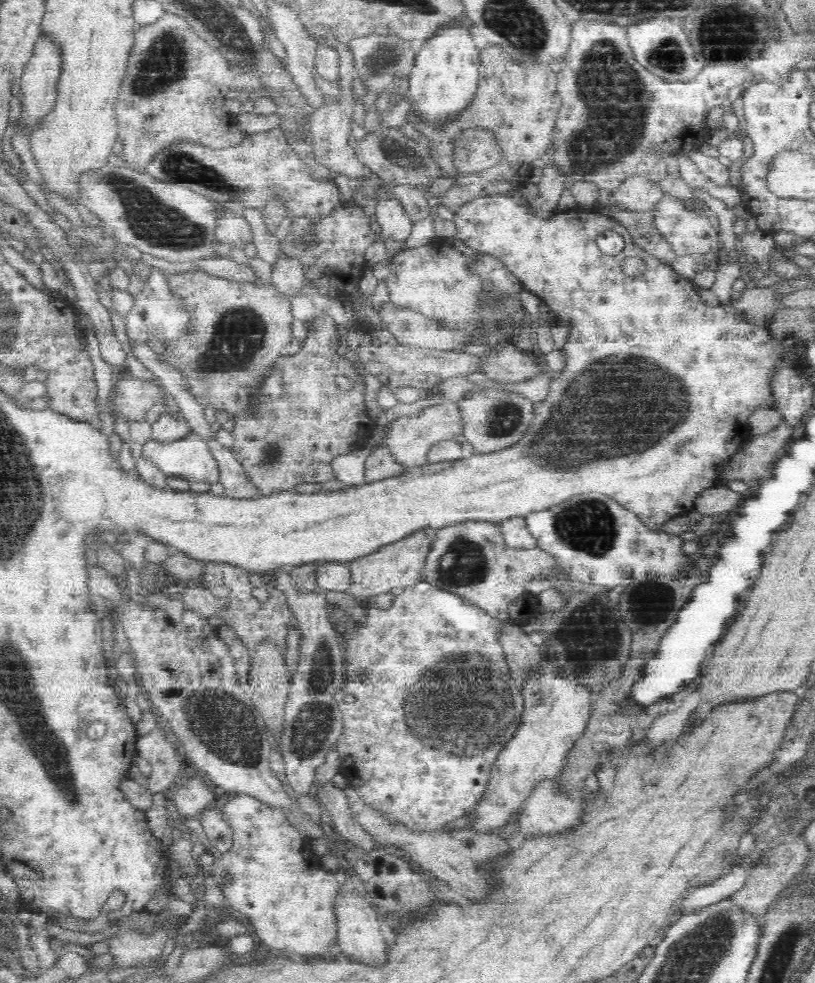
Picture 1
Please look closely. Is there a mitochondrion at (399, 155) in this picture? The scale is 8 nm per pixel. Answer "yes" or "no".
yes

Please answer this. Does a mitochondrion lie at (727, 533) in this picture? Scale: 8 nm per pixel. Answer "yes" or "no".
no

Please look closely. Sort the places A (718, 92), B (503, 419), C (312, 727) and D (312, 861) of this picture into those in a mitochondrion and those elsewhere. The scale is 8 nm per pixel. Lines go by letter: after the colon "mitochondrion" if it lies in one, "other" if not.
A: other
B: mitochondrion
C: mitochondrion
D: other

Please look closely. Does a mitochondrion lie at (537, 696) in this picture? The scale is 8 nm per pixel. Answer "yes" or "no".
yes

